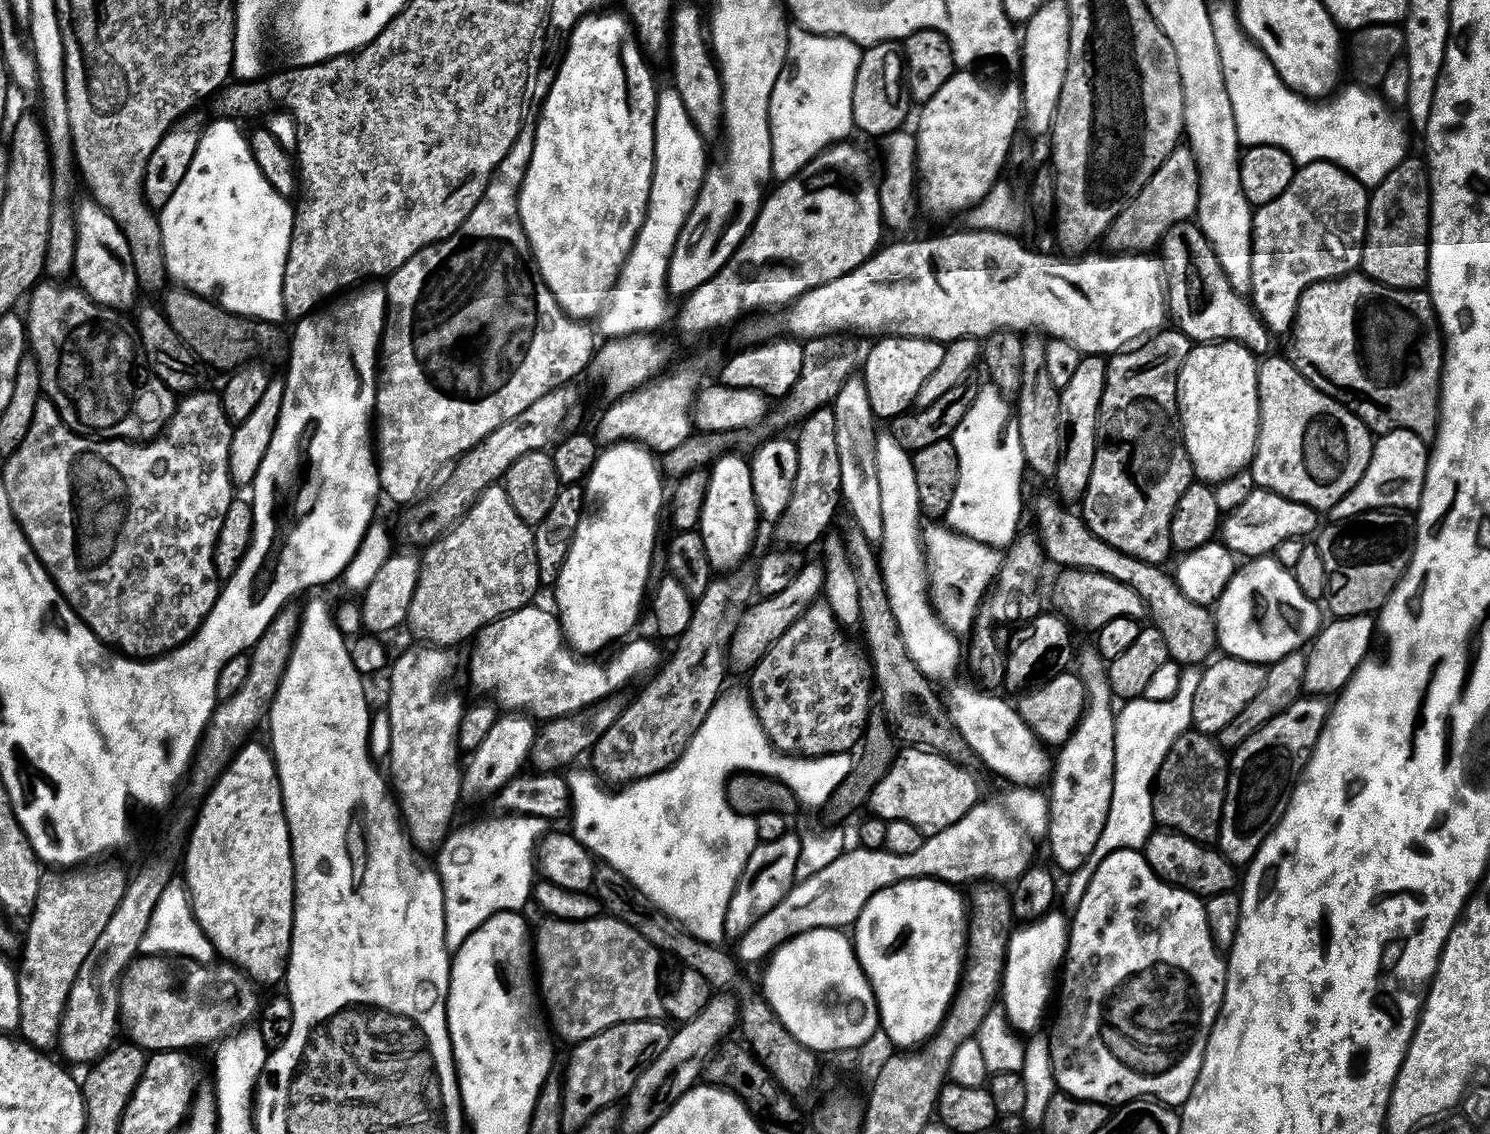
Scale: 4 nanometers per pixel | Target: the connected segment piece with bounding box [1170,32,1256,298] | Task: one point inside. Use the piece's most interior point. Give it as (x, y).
(1226, 216)

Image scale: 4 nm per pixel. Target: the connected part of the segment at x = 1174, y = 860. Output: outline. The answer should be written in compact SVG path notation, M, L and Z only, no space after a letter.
M1171 830L1153 831L1147 837L1146 844L1149 866L1177 888L1185 888L1187 892L1194 892L1201 898L1209 898L1208 896L1220 896L1223 892L1230 891L1236 884L1236 868L1231 864L1232 860L1215 847L1201 844L1198 840Z

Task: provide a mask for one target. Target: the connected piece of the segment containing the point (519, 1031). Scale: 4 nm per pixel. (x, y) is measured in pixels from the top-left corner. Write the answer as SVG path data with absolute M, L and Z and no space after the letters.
M499 912L491 916L460 944L460 953L455 953L448 995L448 1029L460 1086L549 1087L552 1063L556 1060L556 1052L552 1049L554 1036L538 995L538 976L534 971L534 932L528 929L524 918L517 912Z

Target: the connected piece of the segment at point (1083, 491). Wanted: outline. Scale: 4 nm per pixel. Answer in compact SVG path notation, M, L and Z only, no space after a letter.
M1084 356L1070 384L1061 391L1062 415L1066 418L1066 440L1064 454L1058 466L1054 484L1060 487L1059 499L1083 501L1088 495L1092 471L1098 467L1096 435L1102 432L1100 407L1108 381L1108 360L1103 356Z

